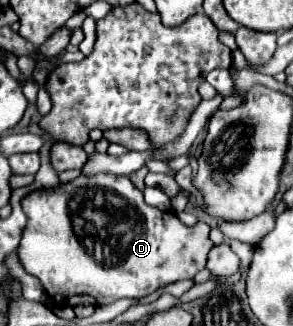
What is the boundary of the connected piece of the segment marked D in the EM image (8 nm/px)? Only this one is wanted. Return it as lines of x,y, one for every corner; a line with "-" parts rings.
95,173
79,175
69,183
57,187
37,189
23,197
21,207
27,215
27,225
21,231
21,243
17,249
23,269
37,277
45,287
49,299
55,305
105,305
117,299
139,299
169,283
181,279
193,279
207,263
207,255
213,249
209,239
209,225
197,223
193,227
183,225
175,213
163,213
149,207
143,201
143,193
129,181
127,175

